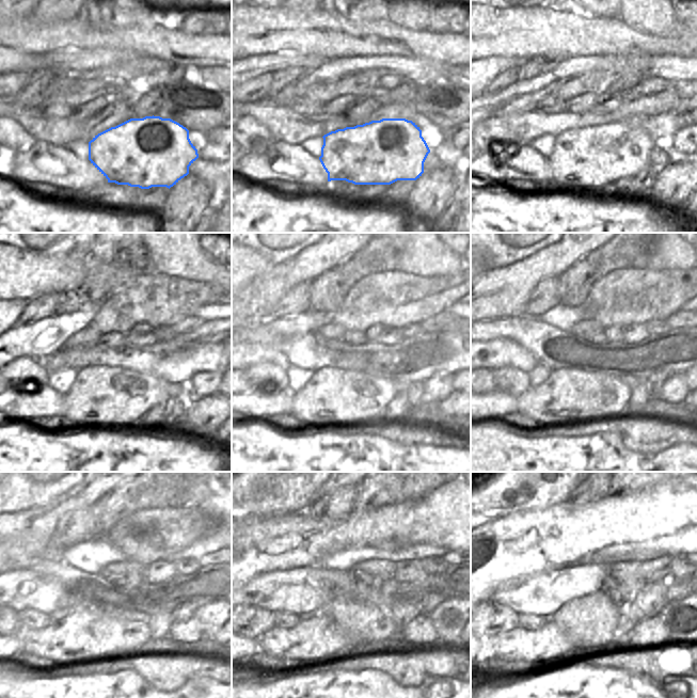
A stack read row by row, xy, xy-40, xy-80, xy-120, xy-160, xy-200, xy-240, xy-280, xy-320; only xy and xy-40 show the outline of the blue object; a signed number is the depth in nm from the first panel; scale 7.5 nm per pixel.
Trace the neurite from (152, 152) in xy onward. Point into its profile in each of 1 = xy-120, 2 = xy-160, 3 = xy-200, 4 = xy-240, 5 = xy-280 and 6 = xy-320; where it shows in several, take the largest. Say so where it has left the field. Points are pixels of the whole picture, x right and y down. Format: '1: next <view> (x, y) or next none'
1: next xy-120 (100, 396)
2: next xy-160 (332, 396)
3: next xy-200 (568, 396)
4: next xy-240 (89, 633)
5: next xy-280 (315, 639)
6: next xy-320 (545, 645)

